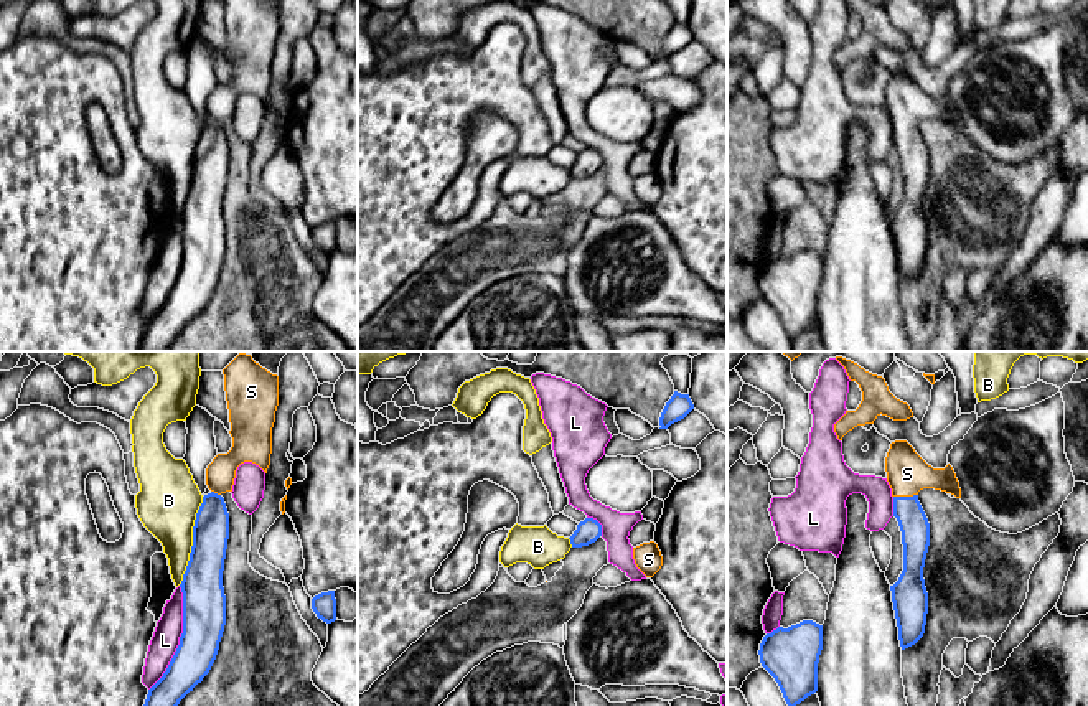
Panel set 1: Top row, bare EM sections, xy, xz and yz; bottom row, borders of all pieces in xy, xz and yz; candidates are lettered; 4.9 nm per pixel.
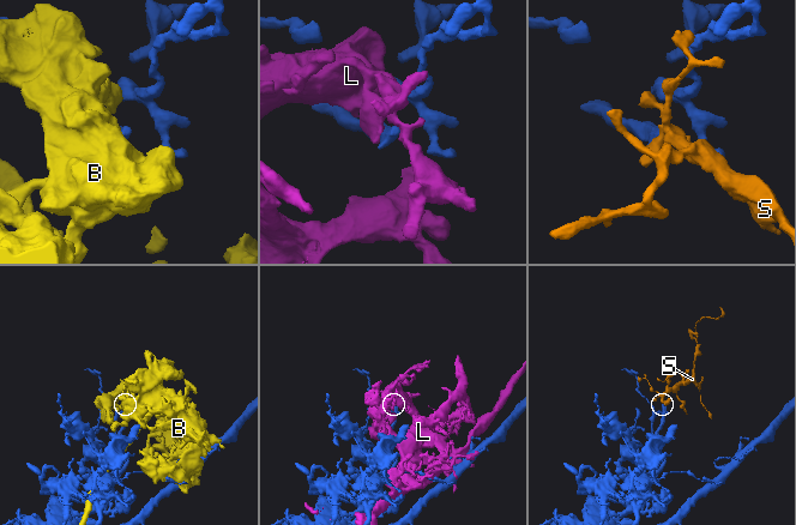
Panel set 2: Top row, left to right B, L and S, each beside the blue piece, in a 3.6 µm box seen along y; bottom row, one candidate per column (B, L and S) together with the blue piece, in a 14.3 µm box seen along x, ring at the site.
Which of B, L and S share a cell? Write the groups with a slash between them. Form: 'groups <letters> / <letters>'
groups B / L / S

